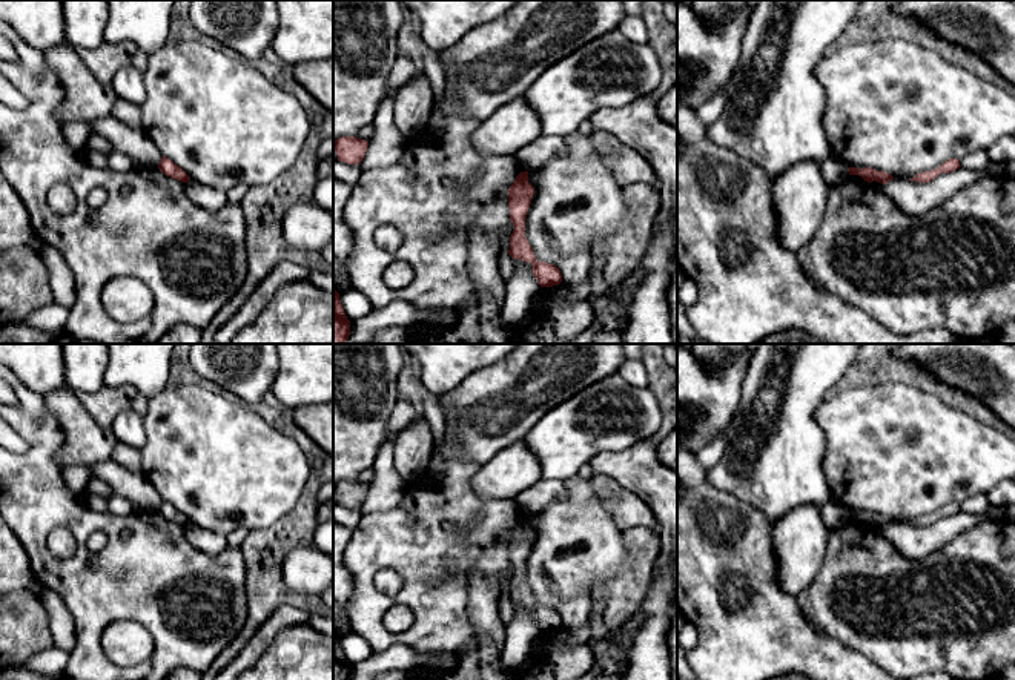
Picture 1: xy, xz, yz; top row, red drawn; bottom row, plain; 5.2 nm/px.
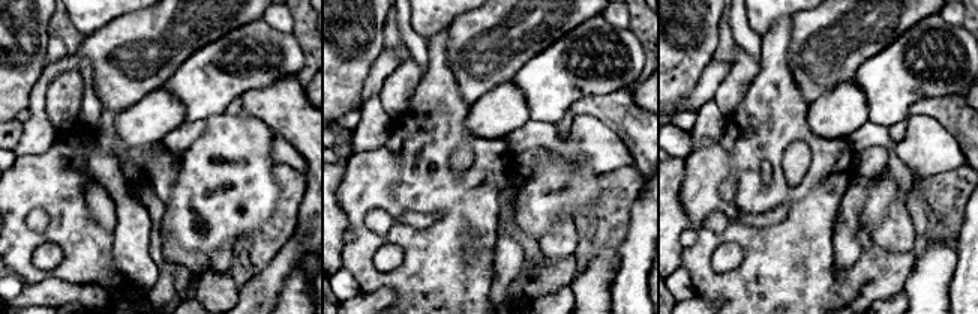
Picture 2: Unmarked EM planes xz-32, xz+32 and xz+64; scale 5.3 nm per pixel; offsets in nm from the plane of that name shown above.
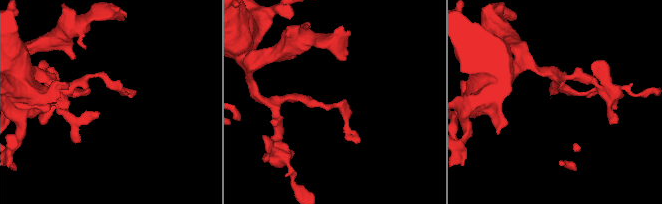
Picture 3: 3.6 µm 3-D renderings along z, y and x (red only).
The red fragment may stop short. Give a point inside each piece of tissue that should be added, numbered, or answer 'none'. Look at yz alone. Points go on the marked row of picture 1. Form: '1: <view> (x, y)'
none

